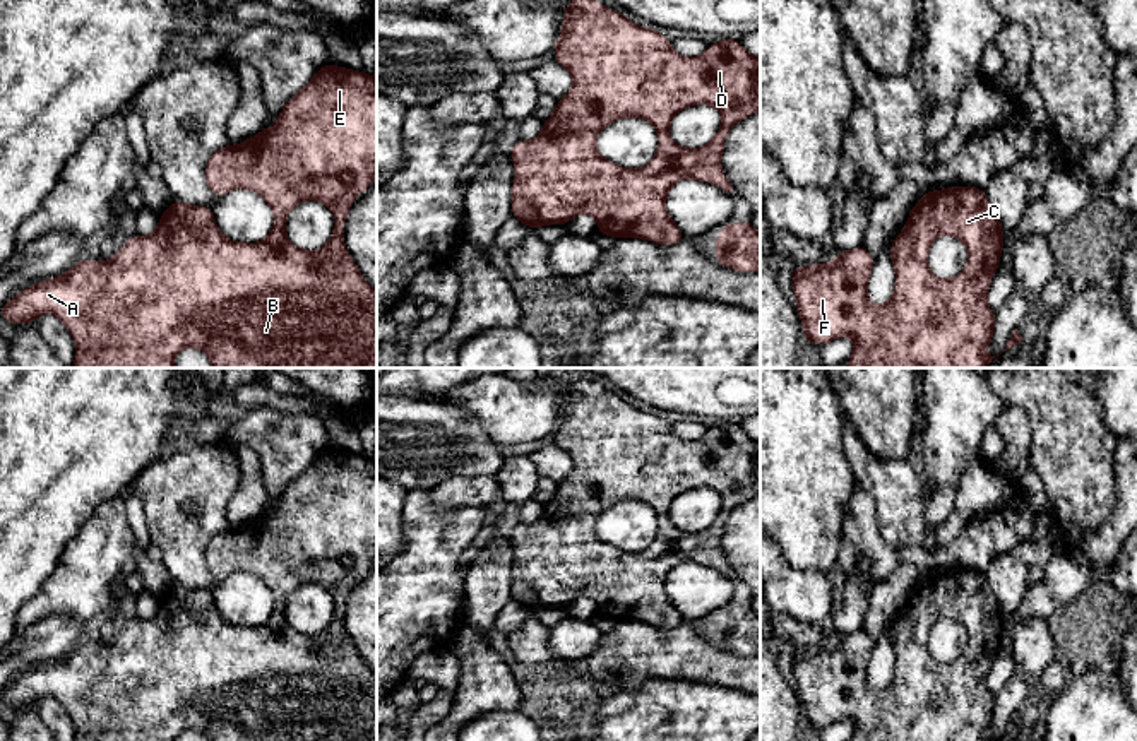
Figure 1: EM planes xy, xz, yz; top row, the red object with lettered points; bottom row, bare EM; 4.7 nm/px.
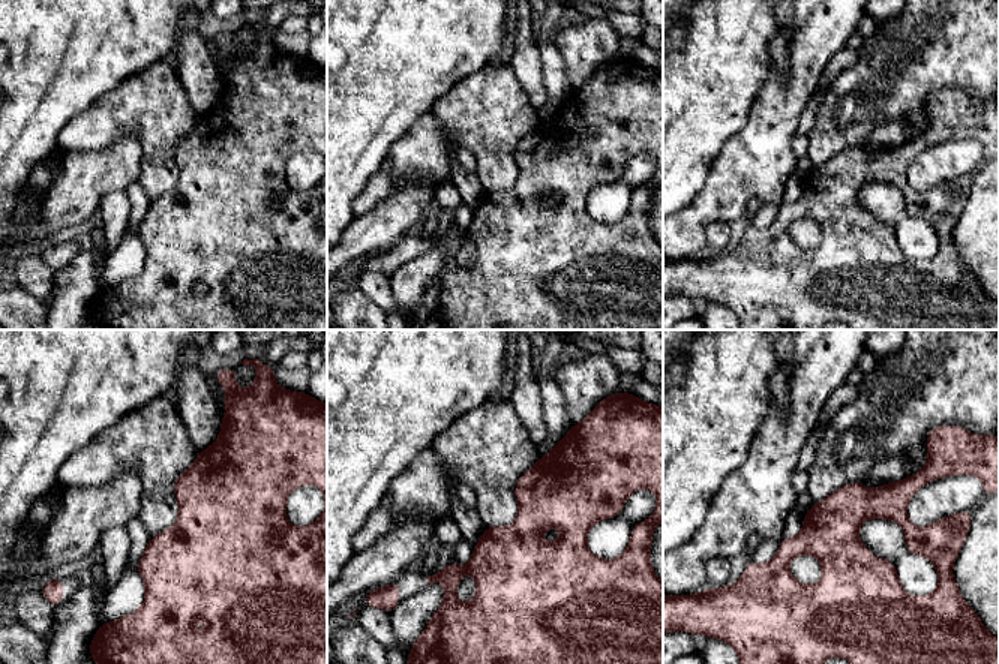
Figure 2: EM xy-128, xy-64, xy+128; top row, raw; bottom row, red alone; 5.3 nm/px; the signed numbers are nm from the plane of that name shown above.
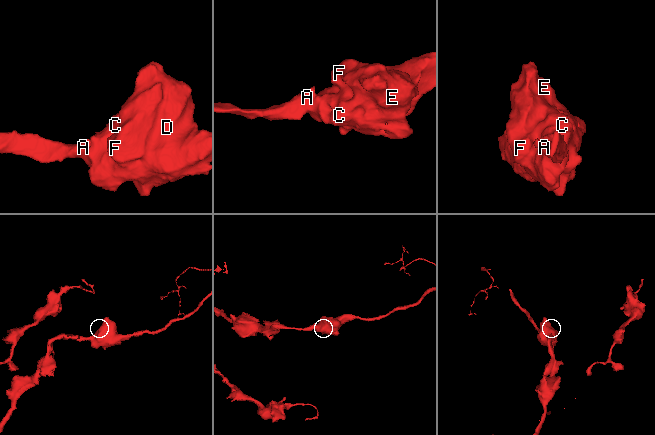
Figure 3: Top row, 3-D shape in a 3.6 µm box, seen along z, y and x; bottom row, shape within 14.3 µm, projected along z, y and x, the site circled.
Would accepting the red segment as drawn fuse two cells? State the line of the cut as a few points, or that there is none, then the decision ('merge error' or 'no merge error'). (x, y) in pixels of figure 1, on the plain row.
cut none; no merge error

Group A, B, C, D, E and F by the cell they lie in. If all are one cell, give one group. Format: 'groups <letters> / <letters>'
groups A B C D E F

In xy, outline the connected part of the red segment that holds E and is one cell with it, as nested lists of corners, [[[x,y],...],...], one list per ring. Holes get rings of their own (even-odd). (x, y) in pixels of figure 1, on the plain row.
[[[325,447],[288,483],[272,512],[238,529],[228,527],[205,546],[214,580],[245,572],[271,589],[274,609],[264,625],[231,625],[216,609],[209,589],[173,584],[151,619],[135,616],[110,643],[82,640],[65,657],[34,666],[2,690],[0,702],[22,708],[43,697],[58,700],[77,727],[75,741],[176,741],[183,731],[197,731],[209,741],[377,741],[377,676],[344,631],[353,580],[366,575],[375,560],[377,460]],[[303,584],[325,587],[336,602],[329,626],[318,635],[305,635],[286,619],[286,601]]]

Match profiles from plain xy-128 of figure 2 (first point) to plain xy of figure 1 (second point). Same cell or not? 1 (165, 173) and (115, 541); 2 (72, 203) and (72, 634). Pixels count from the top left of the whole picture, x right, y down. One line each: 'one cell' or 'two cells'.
1: two cells
2: one cell

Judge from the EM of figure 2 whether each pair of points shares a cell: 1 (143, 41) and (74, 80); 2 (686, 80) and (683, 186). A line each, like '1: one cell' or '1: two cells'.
1: one cell
2: one cell

